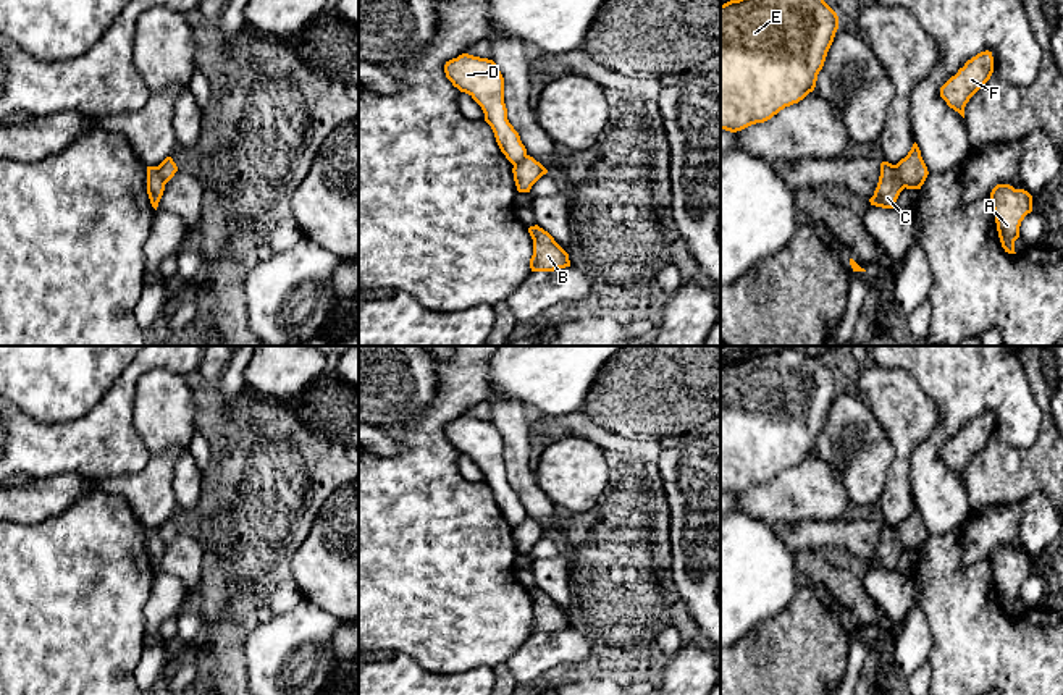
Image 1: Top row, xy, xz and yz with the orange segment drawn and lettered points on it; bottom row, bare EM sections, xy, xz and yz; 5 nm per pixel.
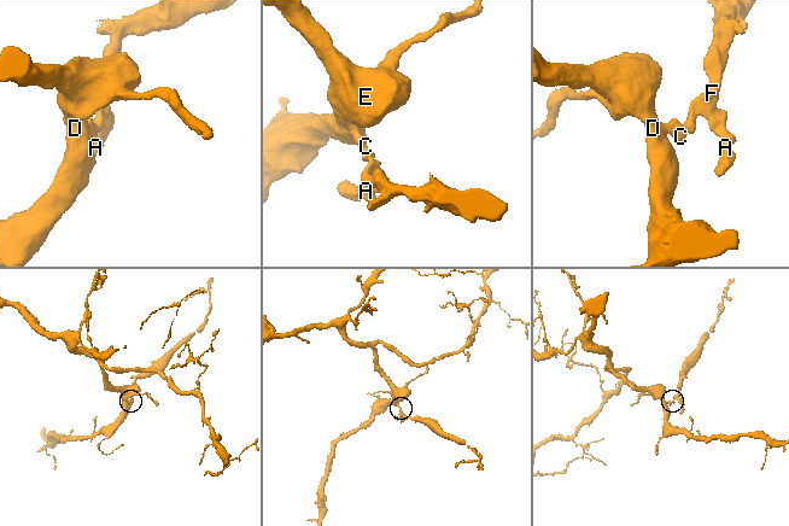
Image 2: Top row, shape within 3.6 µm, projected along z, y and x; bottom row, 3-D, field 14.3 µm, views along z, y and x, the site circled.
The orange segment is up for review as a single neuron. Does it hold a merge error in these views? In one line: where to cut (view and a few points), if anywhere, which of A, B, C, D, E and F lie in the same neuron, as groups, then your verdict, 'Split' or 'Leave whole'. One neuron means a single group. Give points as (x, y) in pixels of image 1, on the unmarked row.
Split along yz (894, 527), (895, 537), (905, 548). Groups: A B F / C D E. Split

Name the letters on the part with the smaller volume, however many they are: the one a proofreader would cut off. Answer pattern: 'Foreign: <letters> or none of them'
Foreign: A, B, F

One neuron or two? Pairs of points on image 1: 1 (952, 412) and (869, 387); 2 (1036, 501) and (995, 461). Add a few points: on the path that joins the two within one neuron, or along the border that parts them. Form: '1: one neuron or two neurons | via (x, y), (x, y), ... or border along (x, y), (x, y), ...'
1: two neurons | border along (915, 377), (939, 416), (937, 425), (923, 442)
2: two neurons | border along (1046, 493), (1034, 492), (1020, 501)

